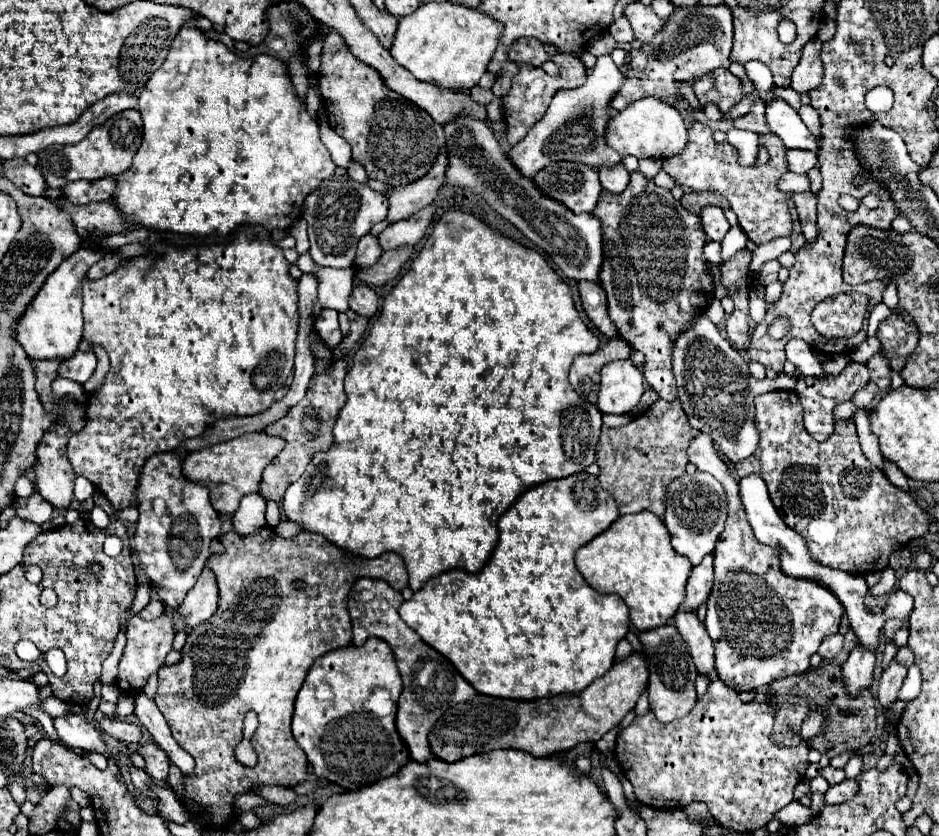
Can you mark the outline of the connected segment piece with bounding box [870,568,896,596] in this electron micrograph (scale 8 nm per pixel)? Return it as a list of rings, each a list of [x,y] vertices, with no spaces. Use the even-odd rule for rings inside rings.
[[[886,568],[886,570],[882,572],[882,580],[880,580],[876,586],[872,586],[872,588],[870,588],[870,594],[874,594],[874,596],[882,596],[882,594],[888,594],[888,592],[892,592],[894,584],[896,584],[896,576],[894,576],[894,570],[892,570],[892,568]]]

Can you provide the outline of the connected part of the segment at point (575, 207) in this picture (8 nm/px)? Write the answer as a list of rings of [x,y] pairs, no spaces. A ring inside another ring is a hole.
[[[554,162],[532,176],[534,186],[548,198],[564,204],[570,212],[592,212],[602,186],[598,172],[576,162]]]

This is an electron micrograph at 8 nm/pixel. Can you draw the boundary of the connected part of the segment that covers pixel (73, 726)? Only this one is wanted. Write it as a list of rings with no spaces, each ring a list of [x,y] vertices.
[[[66,714],[54,718],[54,728],[58,732],[58,740],[68,748],[82,748],[84,752],[98,752],[106,750],[102,742],[102,734],[92,722],[86,722],[84,714]]]

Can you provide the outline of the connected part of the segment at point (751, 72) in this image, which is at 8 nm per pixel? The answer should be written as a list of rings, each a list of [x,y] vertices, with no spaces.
[[[752,60],[752,62],[748,62],[744,68],[746,68],[746,76],[748,76],[750,82],[754,84],[758,96],[760,96],[764,102],[770,102],[770,100],[772,100],[772,86],[774,86],[774,84],[772,84],[772,74],[770,74],[768,66],[762,64],[762,62]]]

